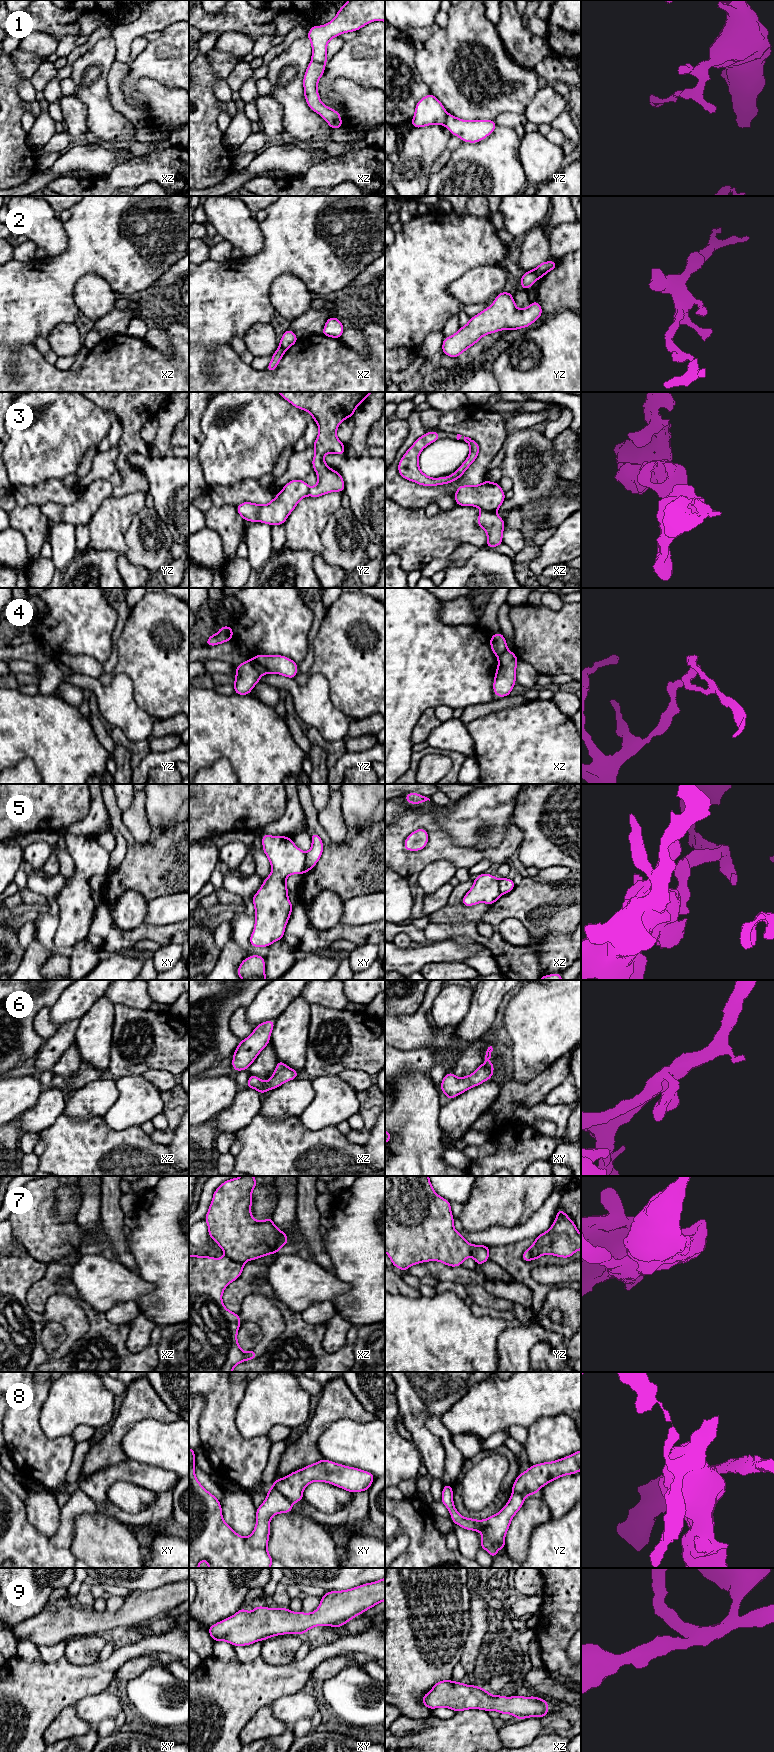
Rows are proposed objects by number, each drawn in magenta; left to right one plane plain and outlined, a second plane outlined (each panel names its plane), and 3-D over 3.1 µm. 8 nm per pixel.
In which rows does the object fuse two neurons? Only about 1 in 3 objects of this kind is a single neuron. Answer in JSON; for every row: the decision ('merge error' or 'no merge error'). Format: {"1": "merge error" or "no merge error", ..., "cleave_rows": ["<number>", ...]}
{"1": "merge error", "2": "merge error", "3": "merge error", "4": "merge error", "5": "merge error", "6": "no merge error", "7": "merge error", "8": "merge error", "9": "no merge error", "cleave_rows": ["1", "2", "3", "4", "5", "7", "8"]}

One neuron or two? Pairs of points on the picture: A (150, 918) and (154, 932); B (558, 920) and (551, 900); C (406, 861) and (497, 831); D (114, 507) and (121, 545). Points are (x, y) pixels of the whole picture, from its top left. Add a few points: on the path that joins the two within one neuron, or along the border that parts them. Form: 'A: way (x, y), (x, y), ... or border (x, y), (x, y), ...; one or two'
A: border (174, 922), (162, 925), (143, 924); two
B: way (558, 915), (558, 911), (552, 905); one
C: border (439, 827), (456, 845), (472, 846), (478, 850); two
D: way (114, 516), (114, 536); one

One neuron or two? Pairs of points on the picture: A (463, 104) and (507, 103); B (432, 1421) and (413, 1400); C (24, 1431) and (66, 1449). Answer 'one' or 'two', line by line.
A: one
B: two
C: one

